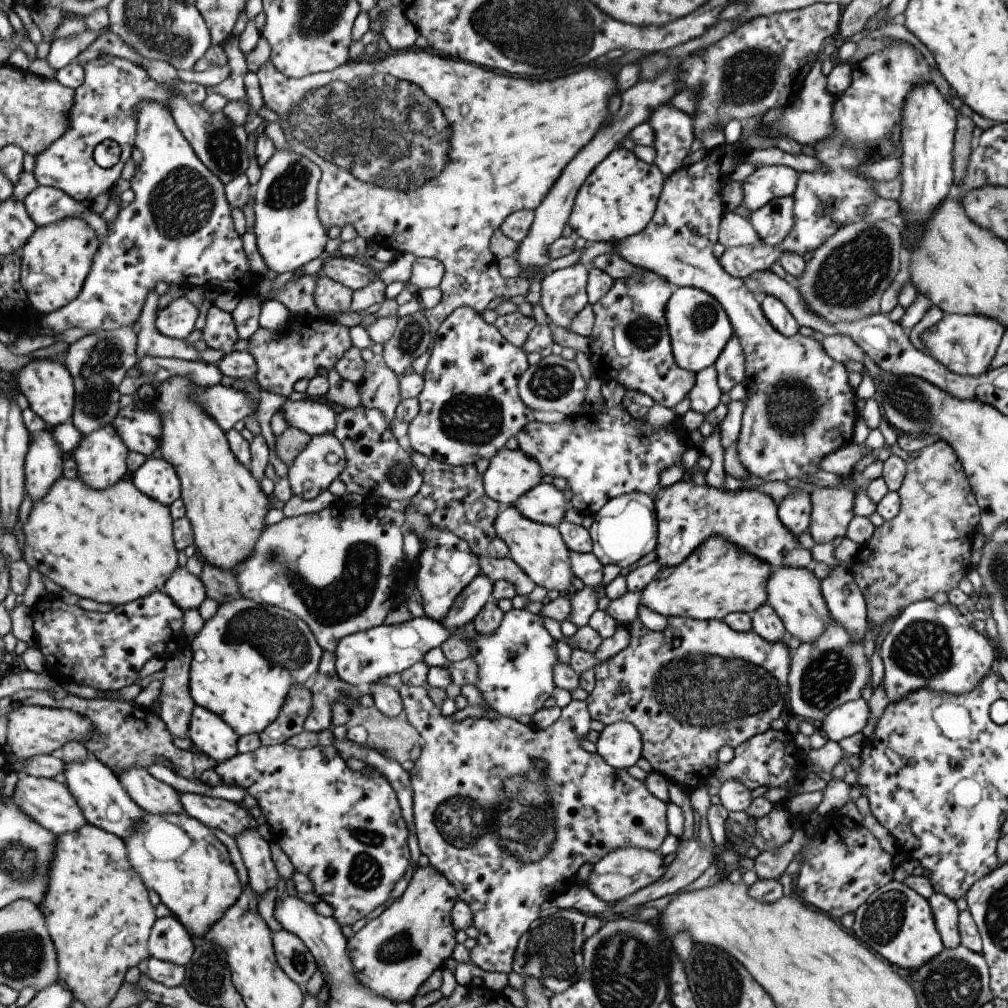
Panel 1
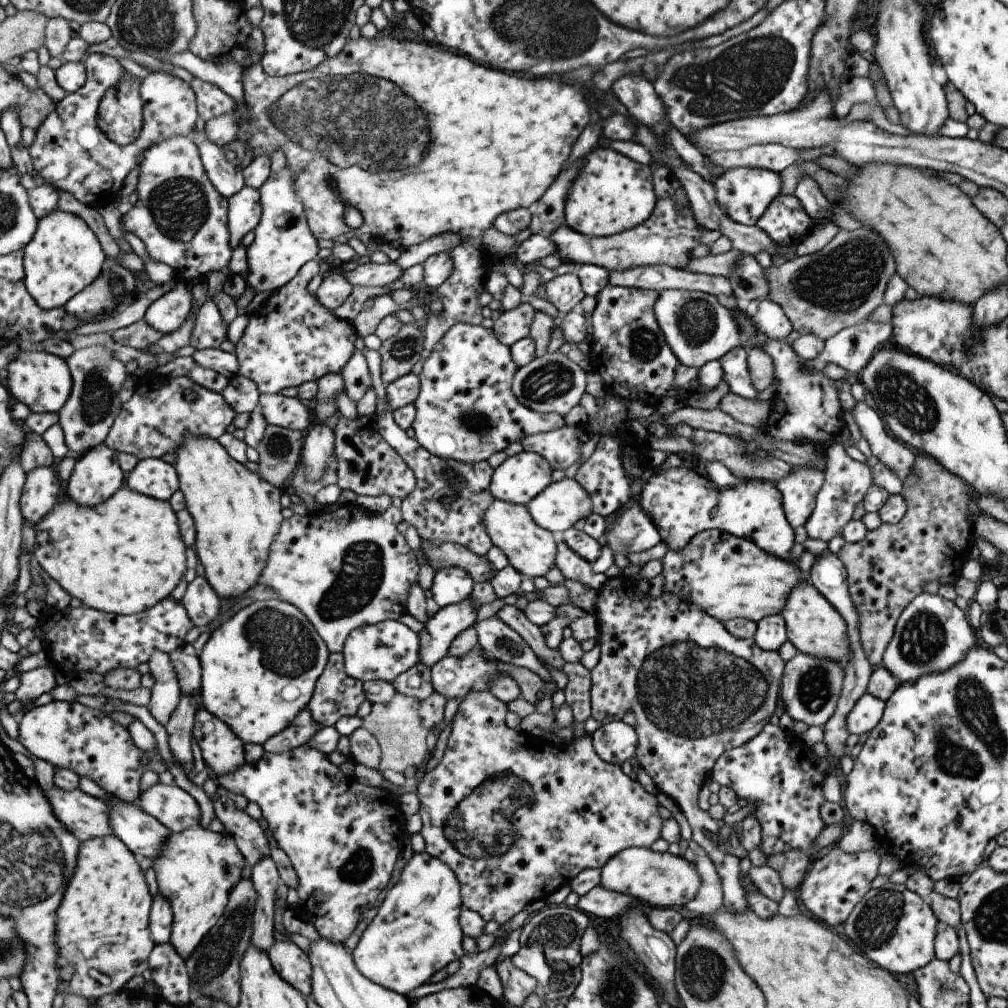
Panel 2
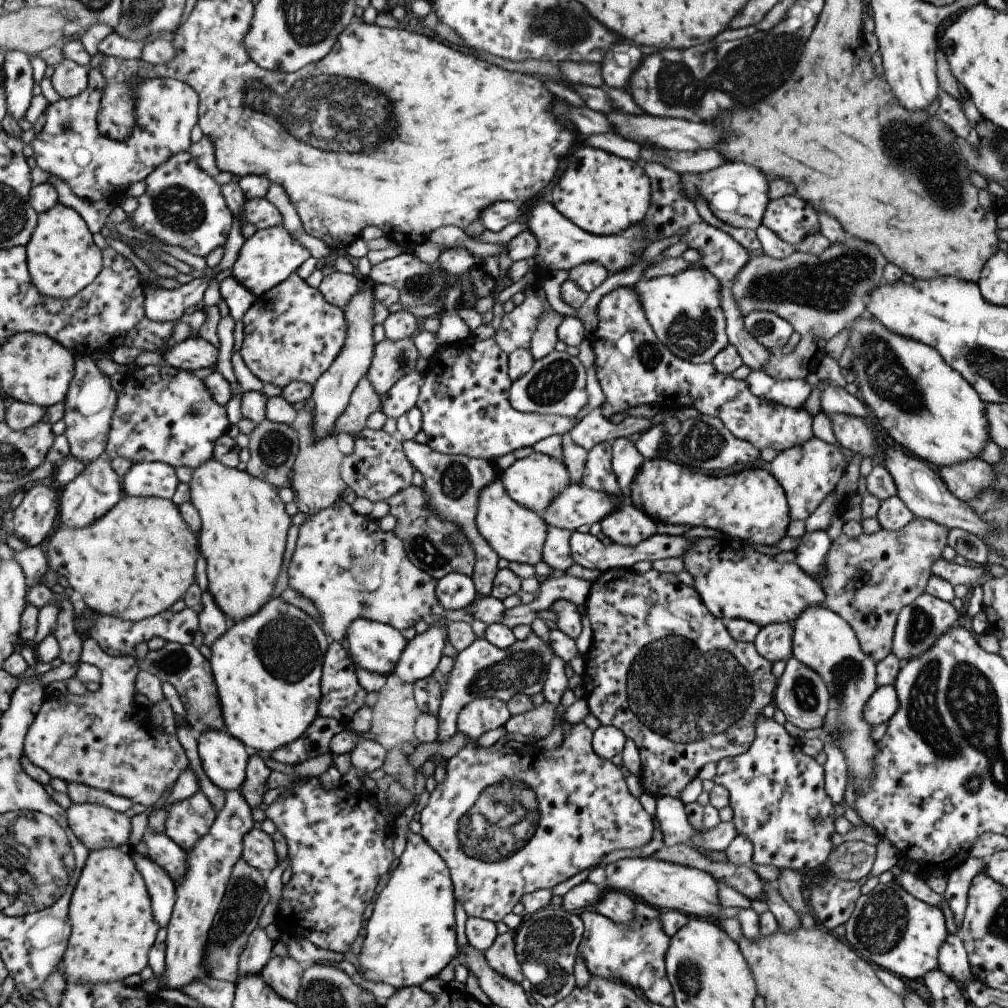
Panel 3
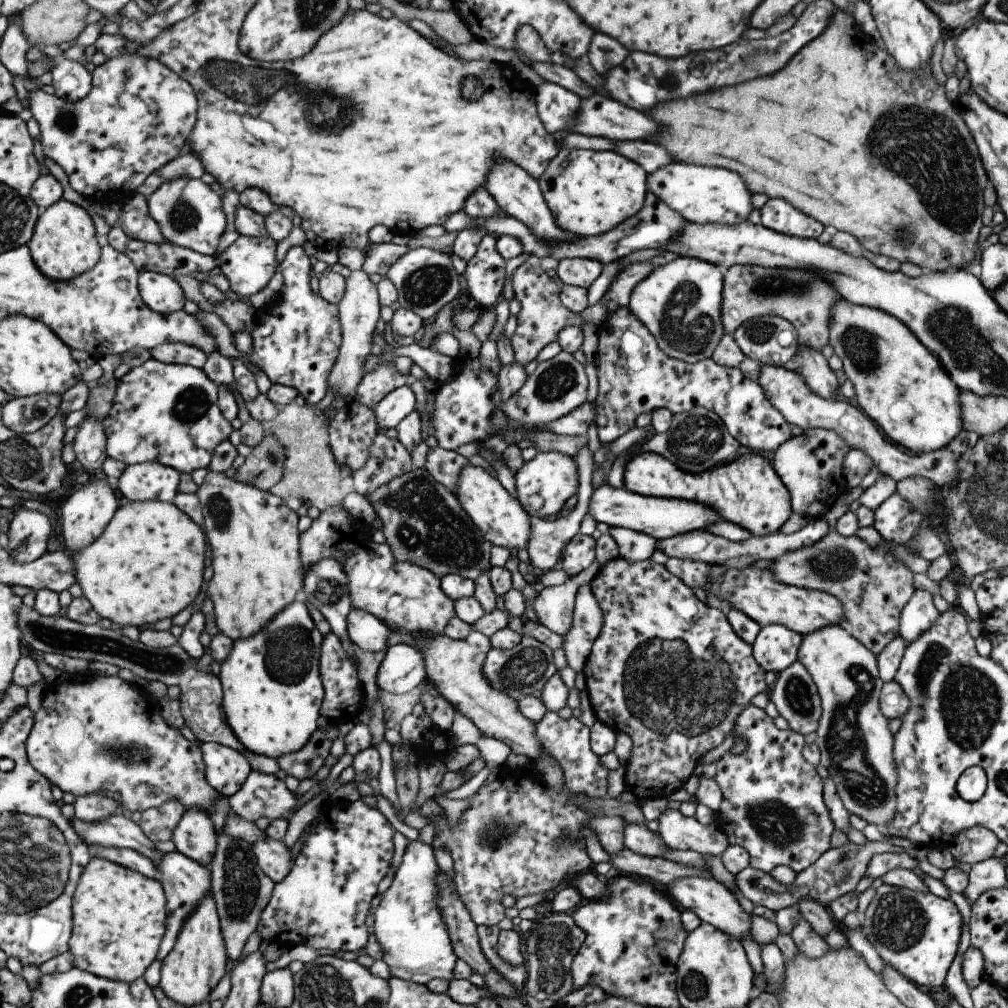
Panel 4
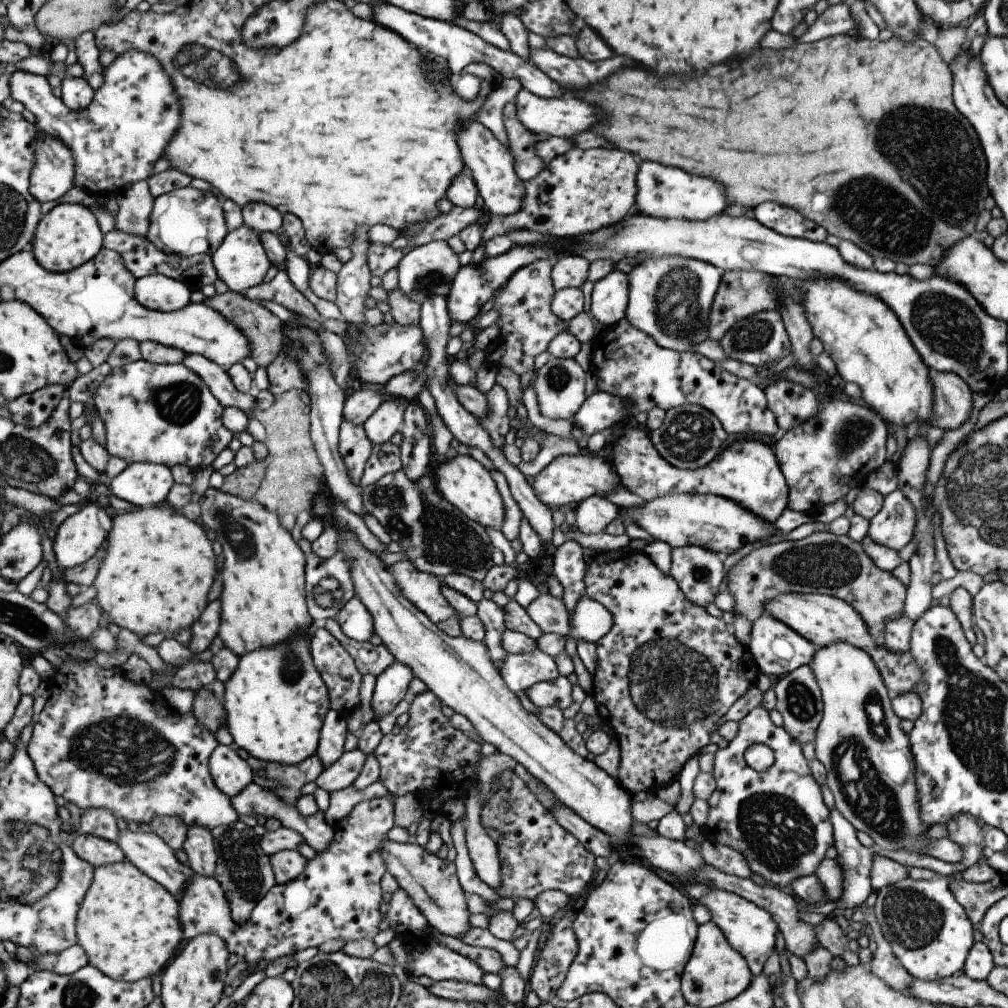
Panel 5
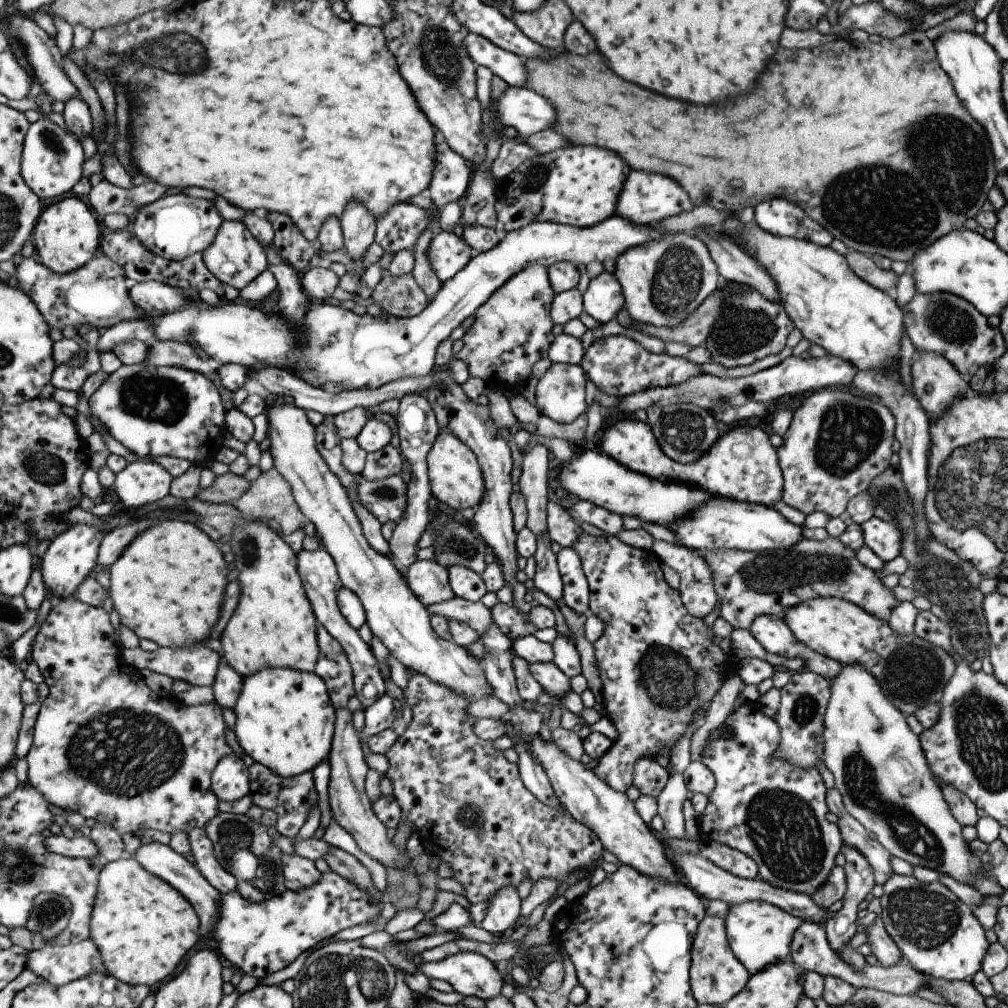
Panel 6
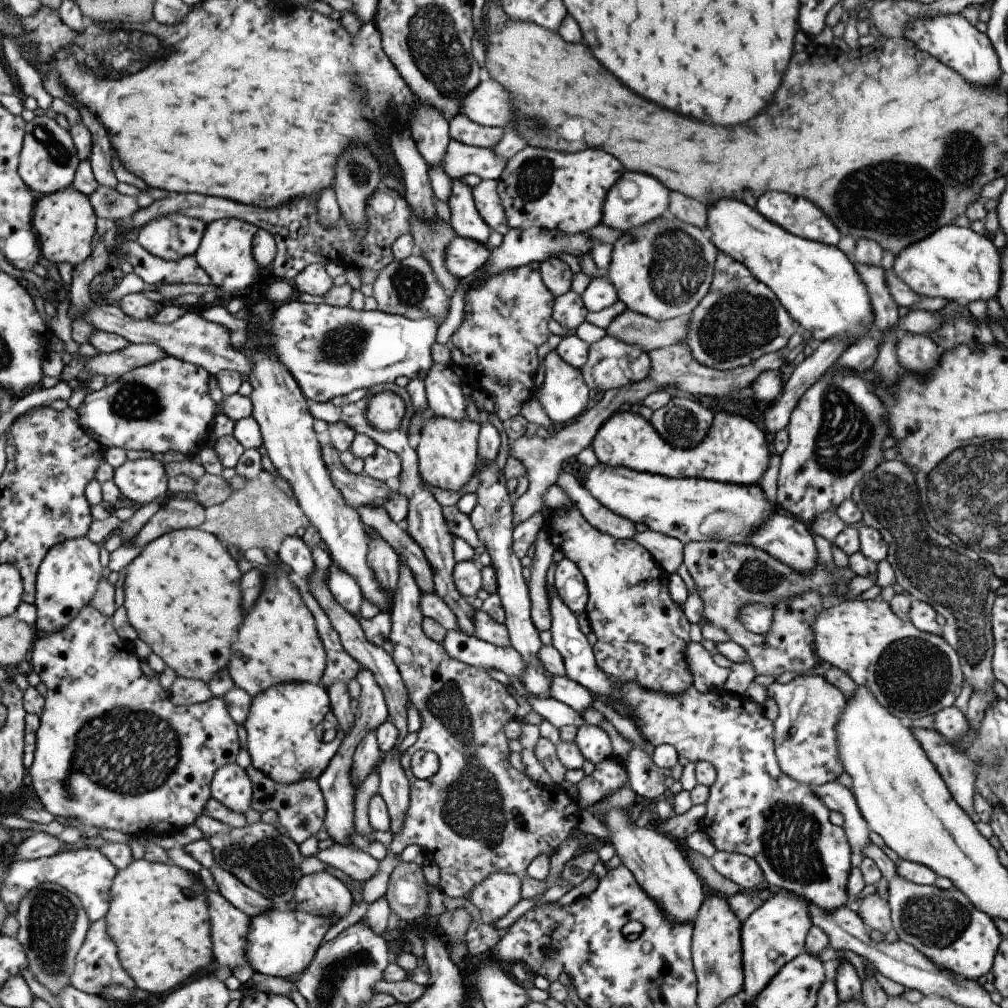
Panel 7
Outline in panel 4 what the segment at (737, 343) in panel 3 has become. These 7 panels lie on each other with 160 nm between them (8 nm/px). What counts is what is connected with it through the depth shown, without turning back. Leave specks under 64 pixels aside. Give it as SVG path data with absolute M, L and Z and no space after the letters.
M760 365L758 379L767 402L774 406L785 422L805 429L829 429L836 432L850 448L862 450L877 466L882 475L886 475L895 482L907 477L920 476L931 481L934 486L945 494L954 485L958 468L953 453L941 447L928 453L909 456L900 452L881 433L881 430L855 405L846 400L832 401L821 398L817 393L811 392L800 374L787 370L785 367Z

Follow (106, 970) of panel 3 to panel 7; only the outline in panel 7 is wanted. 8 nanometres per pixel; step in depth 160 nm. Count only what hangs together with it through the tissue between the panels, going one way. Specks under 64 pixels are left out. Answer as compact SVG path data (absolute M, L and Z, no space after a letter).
M144 858L133 860L125 870L119 870L111 886L111 907L105 920L113 942L117 944L121 966L135 980L137 988L149 994L165 996L167 990L177 988L193 972L211 964L212 939L209 936L208 904L205 890L197 875L172 864L155 864Z

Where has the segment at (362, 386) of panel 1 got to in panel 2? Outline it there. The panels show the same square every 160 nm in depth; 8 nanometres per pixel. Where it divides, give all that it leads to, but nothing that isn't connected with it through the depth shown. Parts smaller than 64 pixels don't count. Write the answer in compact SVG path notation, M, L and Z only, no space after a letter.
M388 405L387 409L383 416L377 415L379 434L414 474L414 489L401 501L402 520L415 528L421 541L454 542L486 558L492 542L485 532L484 512L493 499L489 490L493 469L487 461L469 464L429 454L414 438L405 435L395 424Z

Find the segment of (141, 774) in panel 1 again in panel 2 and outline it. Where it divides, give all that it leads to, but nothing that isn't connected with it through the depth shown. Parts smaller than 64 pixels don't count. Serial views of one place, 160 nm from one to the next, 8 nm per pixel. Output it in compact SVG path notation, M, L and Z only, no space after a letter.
M155 784L141 793L141 807L158 818L170 833L180 833L199 825L199 807L195 799L177 785Z

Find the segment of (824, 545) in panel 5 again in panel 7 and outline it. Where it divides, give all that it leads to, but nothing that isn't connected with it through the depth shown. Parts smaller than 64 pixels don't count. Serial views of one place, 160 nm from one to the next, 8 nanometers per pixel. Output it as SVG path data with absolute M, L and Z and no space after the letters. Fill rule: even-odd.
M721 540L690 541L683 546L682 564L688 570L693 580L699 598L703 600L702 616L708 624L721 628L729 641L735 642L745 650L745 655L751 664L754 675L777 677L784 672L794 672L801 675L814 666L818 659L814 655L813 620L817 612L822 608L822 598L829 596L832 599L841 598L845 592L845 584L853 578L853 572L846 566L838 568L835 564L832 568L826 568L824 563L817 560L815 568L811 572L795 572L793 568L781 564L777 558L769 556L767 552L754 548L751 545L727 544ZM745 604L763 604L765 608L772 610L772 620L769 630L765 634L748 633L743 624L739 622L739 608Z

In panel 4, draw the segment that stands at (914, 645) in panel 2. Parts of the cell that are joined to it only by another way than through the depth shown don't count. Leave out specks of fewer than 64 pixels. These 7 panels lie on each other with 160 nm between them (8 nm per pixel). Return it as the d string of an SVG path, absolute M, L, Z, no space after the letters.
M915 589L898 618L898 635L905 644L912 643L938 617L933 607L933 594L922 589Z

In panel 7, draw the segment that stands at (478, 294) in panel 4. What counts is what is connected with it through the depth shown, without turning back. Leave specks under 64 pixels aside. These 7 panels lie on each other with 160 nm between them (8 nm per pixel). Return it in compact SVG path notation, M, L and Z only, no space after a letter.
M527 146L507 160L496 179L507 228L588 232L600 222L603 200L623 172L623 166L603 150L585 147L581 151L554 152Z

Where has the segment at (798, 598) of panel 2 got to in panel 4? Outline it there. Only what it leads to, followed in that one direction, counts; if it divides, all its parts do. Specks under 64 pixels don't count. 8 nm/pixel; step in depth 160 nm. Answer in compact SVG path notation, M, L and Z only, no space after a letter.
M827 625L802 636L796 660L807 669L820 698L822 713L815 729L814 743L820 752L821 766L827 770L848 814L865 820L866 824L875 824L884 832L894 817L897 771L892 757L894 734L889 730L889 721L881 714L878 703L883 682L878 675L876 656L847 634L841 626Z

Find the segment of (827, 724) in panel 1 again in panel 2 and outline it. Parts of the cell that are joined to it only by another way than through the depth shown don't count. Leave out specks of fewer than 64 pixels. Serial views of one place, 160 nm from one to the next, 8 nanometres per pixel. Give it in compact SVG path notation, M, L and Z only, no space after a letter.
M863 693L846 716L848 734L865 734L879 722L885 708L885 700Z

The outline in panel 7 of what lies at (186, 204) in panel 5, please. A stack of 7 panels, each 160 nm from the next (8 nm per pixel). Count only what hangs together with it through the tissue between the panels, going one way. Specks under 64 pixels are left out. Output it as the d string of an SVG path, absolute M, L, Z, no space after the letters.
M167 214L145 224L135 232L135 239L154 256L175 261L195 255L205 231L206 225L201 220Z

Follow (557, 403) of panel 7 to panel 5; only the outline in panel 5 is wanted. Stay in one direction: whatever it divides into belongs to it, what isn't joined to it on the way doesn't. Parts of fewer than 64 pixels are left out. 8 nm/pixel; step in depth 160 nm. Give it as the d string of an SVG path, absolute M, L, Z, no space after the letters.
M551 358L545 362L533 383L541 416L569 420L586 399L583 377L574 359Z

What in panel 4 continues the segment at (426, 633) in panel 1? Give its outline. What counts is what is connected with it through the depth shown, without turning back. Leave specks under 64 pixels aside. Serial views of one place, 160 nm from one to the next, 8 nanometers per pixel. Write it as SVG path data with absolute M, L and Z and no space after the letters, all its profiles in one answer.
M353 607L346 616L345 627L348 639L364 651L385 652L386 638L390 630L368 612Z

